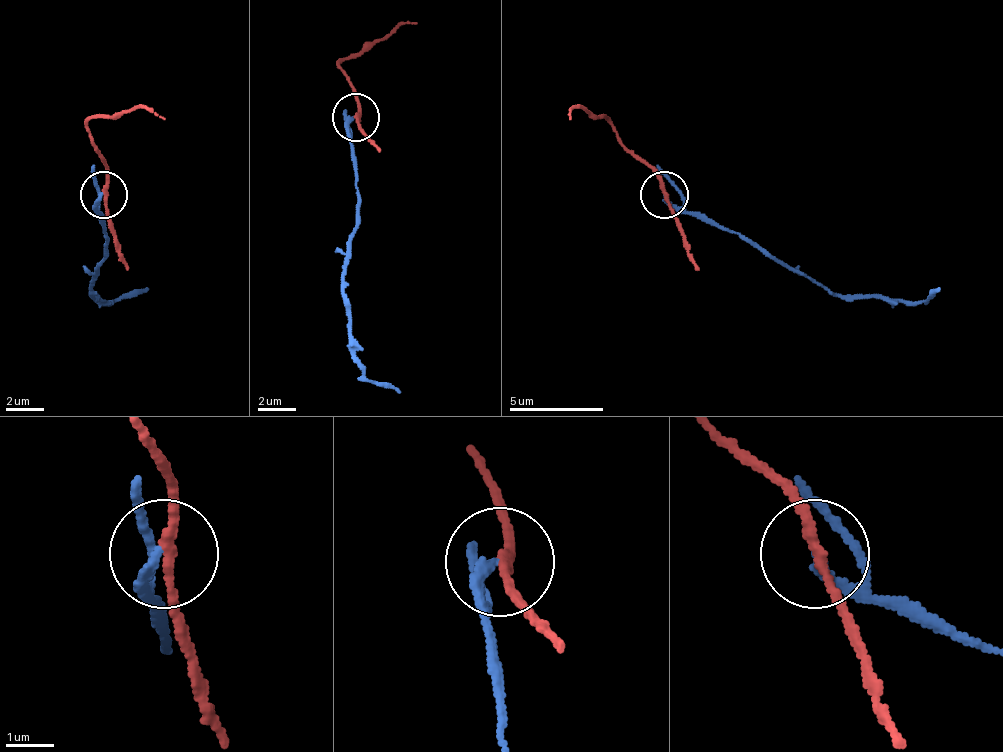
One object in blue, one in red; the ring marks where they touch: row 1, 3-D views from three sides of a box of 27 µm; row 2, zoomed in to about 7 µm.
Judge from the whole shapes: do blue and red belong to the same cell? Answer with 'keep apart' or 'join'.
keep apart

